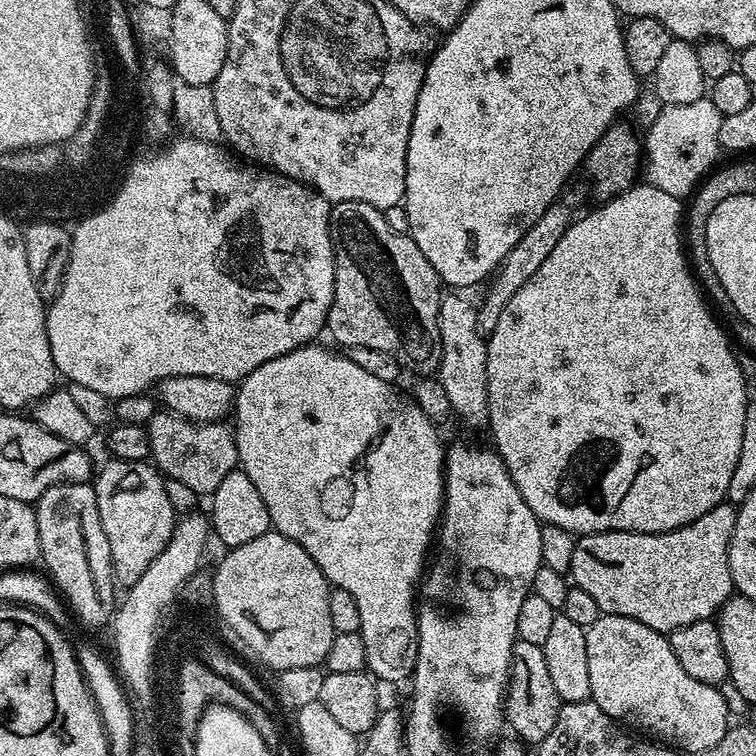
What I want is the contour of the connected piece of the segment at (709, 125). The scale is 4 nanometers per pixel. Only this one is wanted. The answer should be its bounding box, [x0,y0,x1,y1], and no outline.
[644,96,723,200]

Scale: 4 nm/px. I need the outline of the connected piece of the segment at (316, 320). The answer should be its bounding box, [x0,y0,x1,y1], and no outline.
[46,134,334,402]

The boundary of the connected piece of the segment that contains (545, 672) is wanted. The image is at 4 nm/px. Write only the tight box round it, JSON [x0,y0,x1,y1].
[504,639,561,746]

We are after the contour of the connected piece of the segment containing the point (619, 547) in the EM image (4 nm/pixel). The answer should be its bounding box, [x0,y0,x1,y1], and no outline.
[571,502,736,634]

